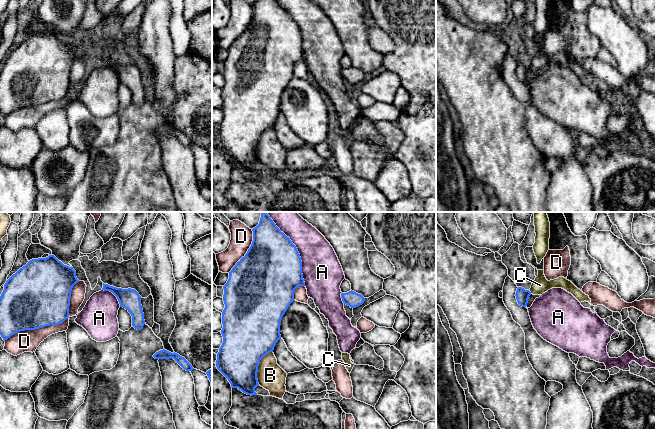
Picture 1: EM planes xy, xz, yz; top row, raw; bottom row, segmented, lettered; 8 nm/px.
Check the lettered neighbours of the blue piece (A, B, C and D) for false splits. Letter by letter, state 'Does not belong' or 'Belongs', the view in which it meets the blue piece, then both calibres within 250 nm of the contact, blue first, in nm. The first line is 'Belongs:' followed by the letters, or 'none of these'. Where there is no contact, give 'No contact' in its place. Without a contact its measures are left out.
Belongs: C
A: Does not belong. Touches blue in xz. Thickness 480 nm (blue) against 300 nm
B: Does not belong. Touches blue in xz. Thickness 400 nm (blue) against 220 nm
C: Belongs. Touches blue in yz. Thickness 110 nm (blue) against 140 nm
D: Does not belong. Touches blue in xy. Thickness 500 nm (blue) against 180 nm

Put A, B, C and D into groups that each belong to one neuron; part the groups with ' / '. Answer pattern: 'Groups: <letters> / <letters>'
Groups: A / B / C / D

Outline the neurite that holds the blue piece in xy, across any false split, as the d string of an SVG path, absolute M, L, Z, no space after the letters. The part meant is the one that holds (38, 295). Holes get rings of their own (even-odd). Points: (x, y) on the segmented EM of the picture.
M54 255L30 260L4 284L0 296L0 335L3 340L20 331L62 324L69 317L71 291L78 282L73 267L64 265Z

